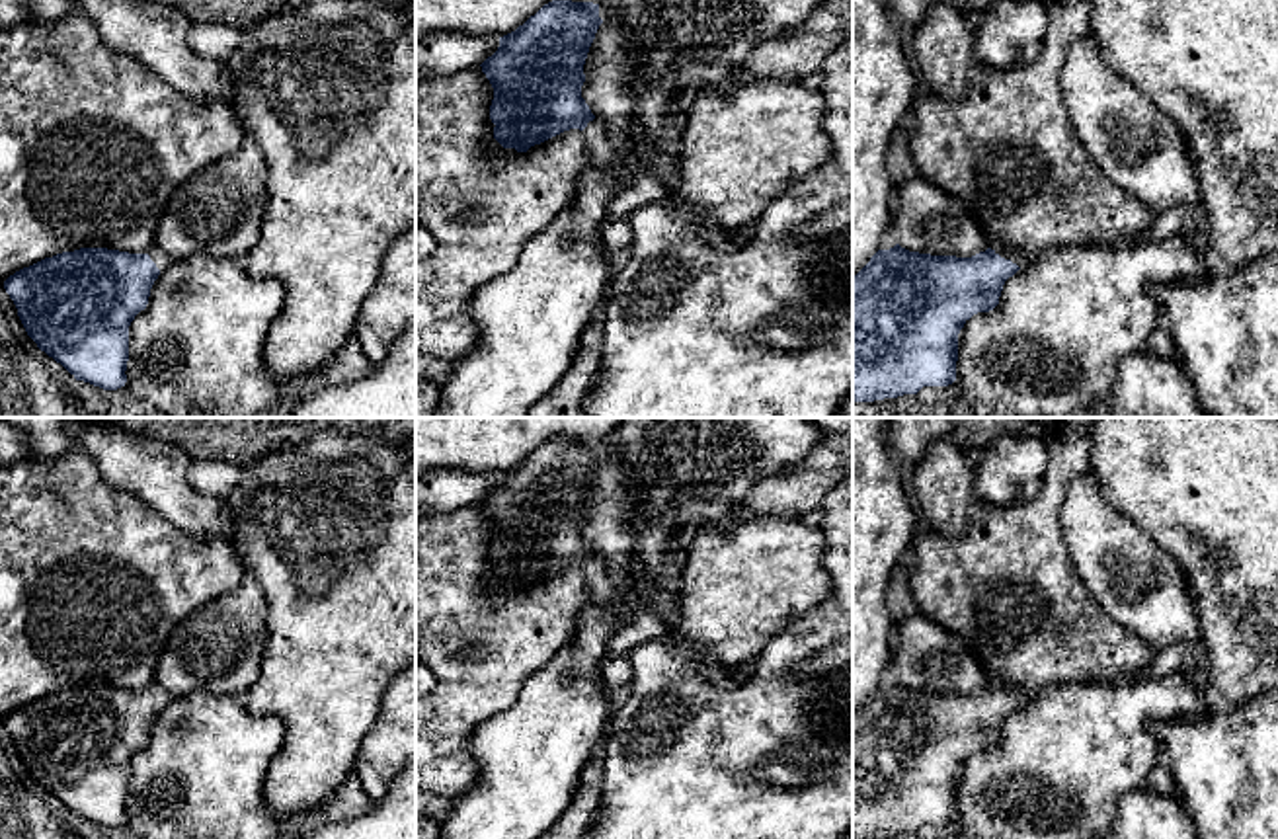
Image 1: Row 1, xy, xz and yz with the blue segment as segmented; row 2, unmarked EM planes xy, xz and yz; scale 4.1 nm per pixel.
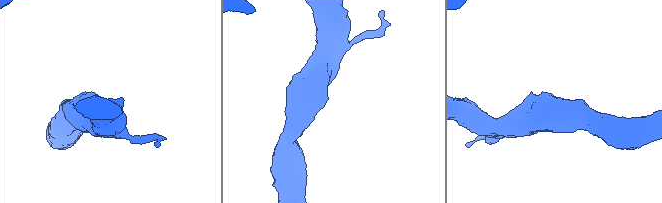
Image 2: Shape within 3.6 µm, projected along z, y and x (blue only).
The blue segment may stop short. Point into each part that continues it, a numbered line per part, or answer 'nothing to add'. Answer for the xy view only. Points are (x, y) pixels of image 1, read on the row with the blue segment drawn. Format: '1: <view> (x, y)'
1: xy (162, 260)

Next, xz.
1: xz (601, 151)

